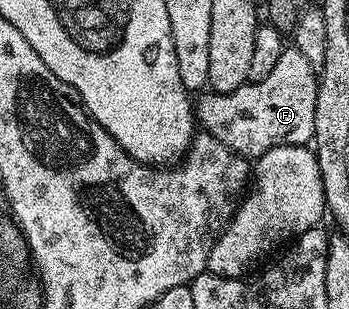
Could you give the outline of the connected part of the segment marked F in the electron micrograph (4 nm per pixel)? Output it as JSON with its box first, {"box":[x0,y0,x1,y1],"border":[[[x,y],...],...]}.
{"box":[196,45,317,157],"border":[[[292,45],[283,46],[280,61],[276,61],[272,73],[268,73],[264,81],[259,83],[247,81],[243,87],[230,95],[203,94],[201,96],[203,99],[197,100],[196,103],[197,126],[205,134],[216,137],[216,141],[228,145],[228,149],[247,157],[259,157],[276,146],[307,146],[314,137],[317,83],[316,69],[304,57],[304,53],[300,53]]]}

